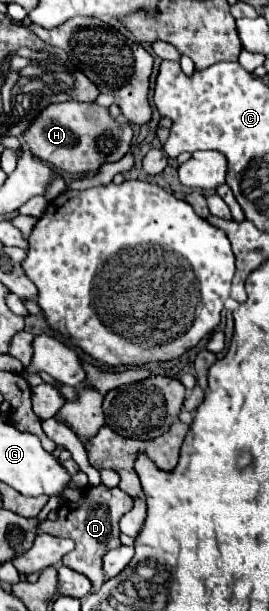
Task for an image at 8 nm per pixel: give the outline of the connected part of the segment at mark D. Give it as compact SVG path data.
M104 485L88 487L82 501L78 501L78 503L64 501L64 505L58 507L58 513L60 513L58 521L52 523L46 519L40 523L40 529L50 535L62 535L62 537L76 541L76 549L72 553L68 553L66 557L62 557L62 565L86 575L92 583L92 589L100 589L106 581L106 575L102 569L102 557L110 549L116 549L122 545L120 537L118 537L120 535L118 521L122 519L122 515L126 515L132 509L132 505L134 505L132 497L118 487L114 487L114 489L104 487Z

